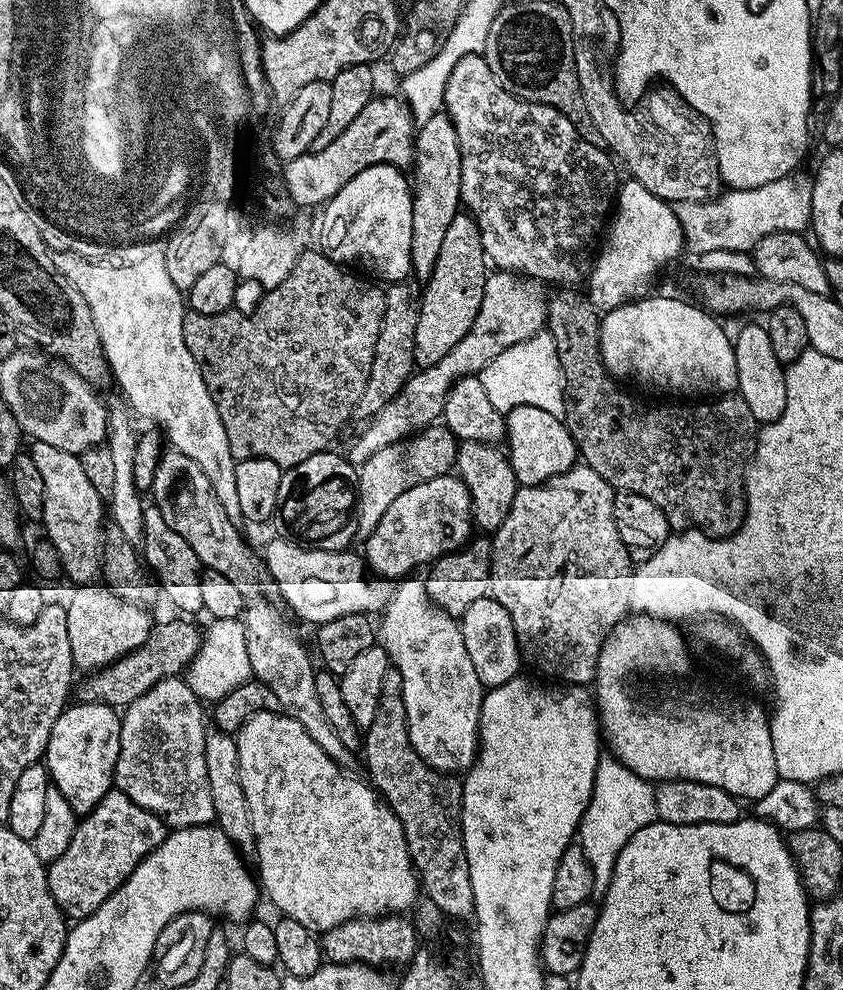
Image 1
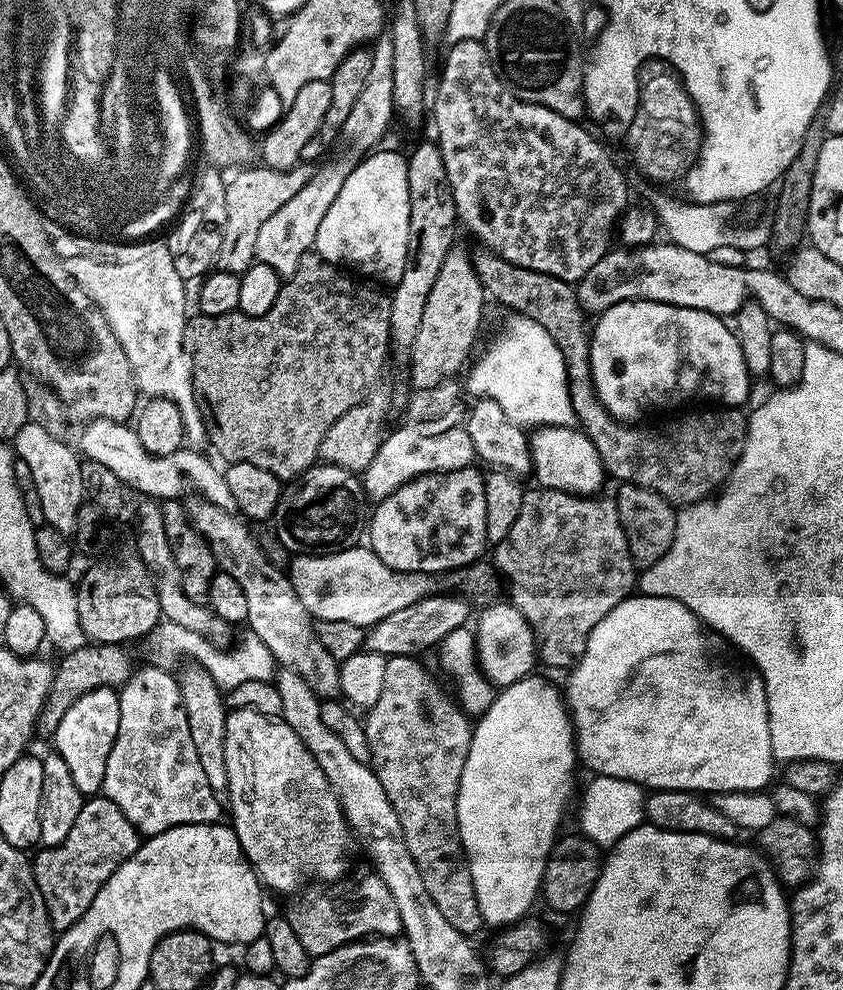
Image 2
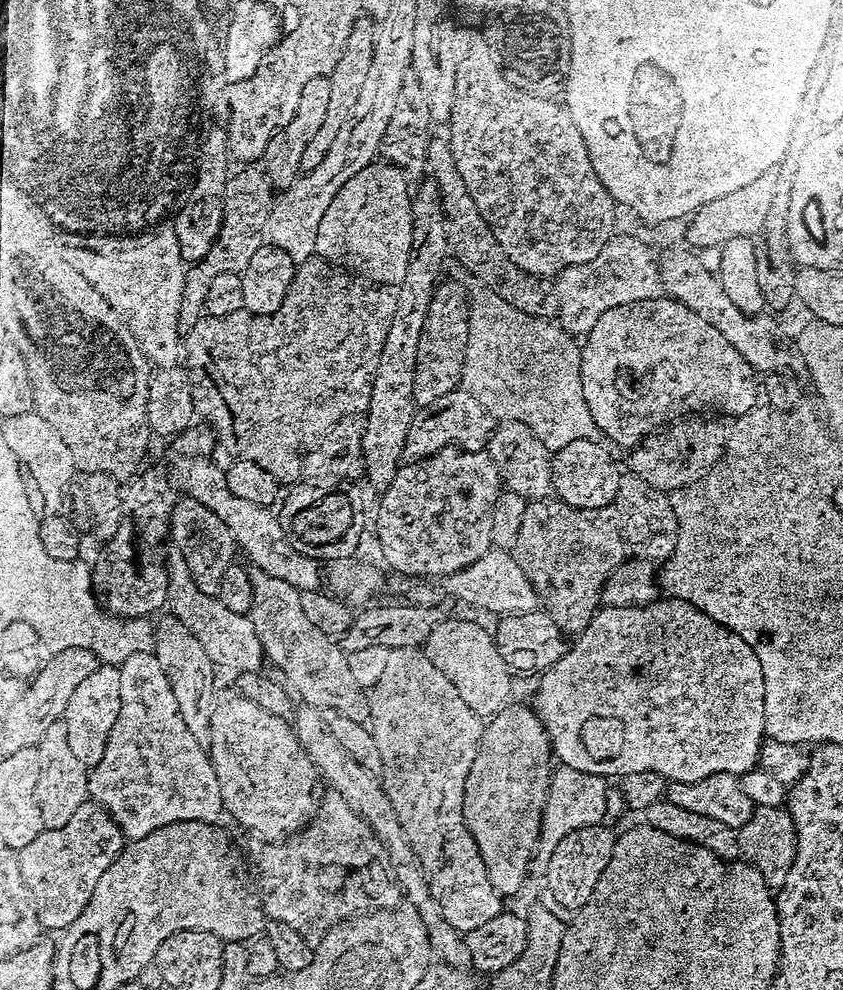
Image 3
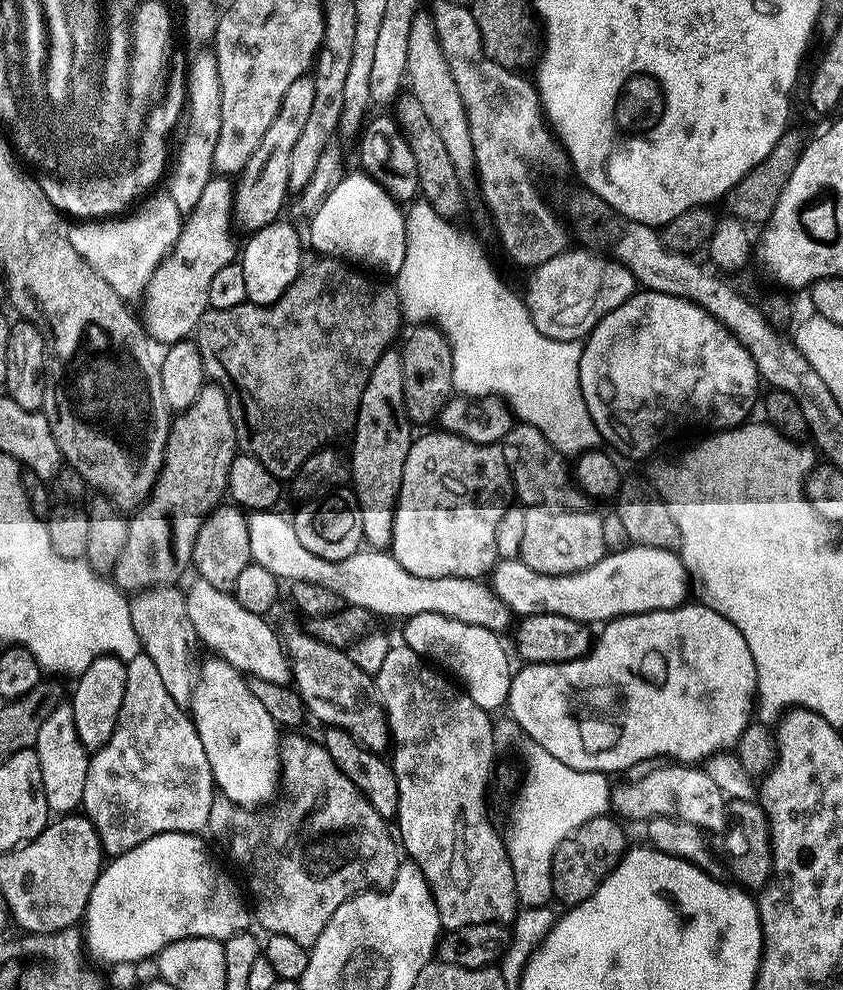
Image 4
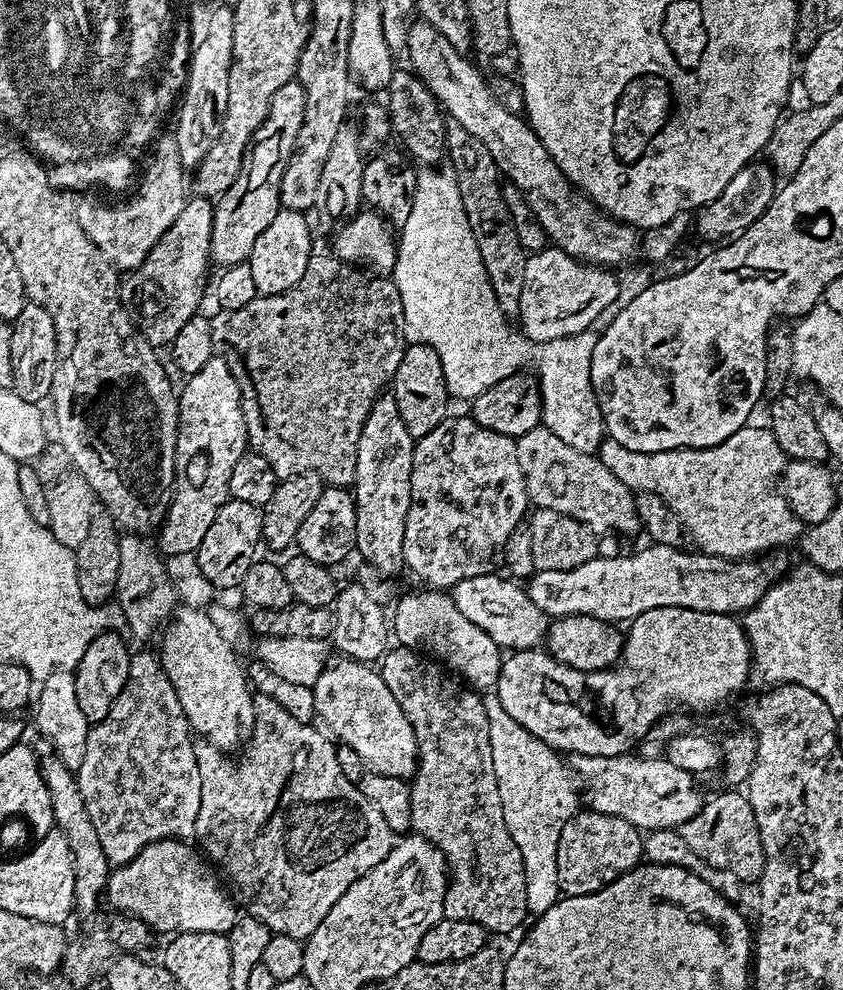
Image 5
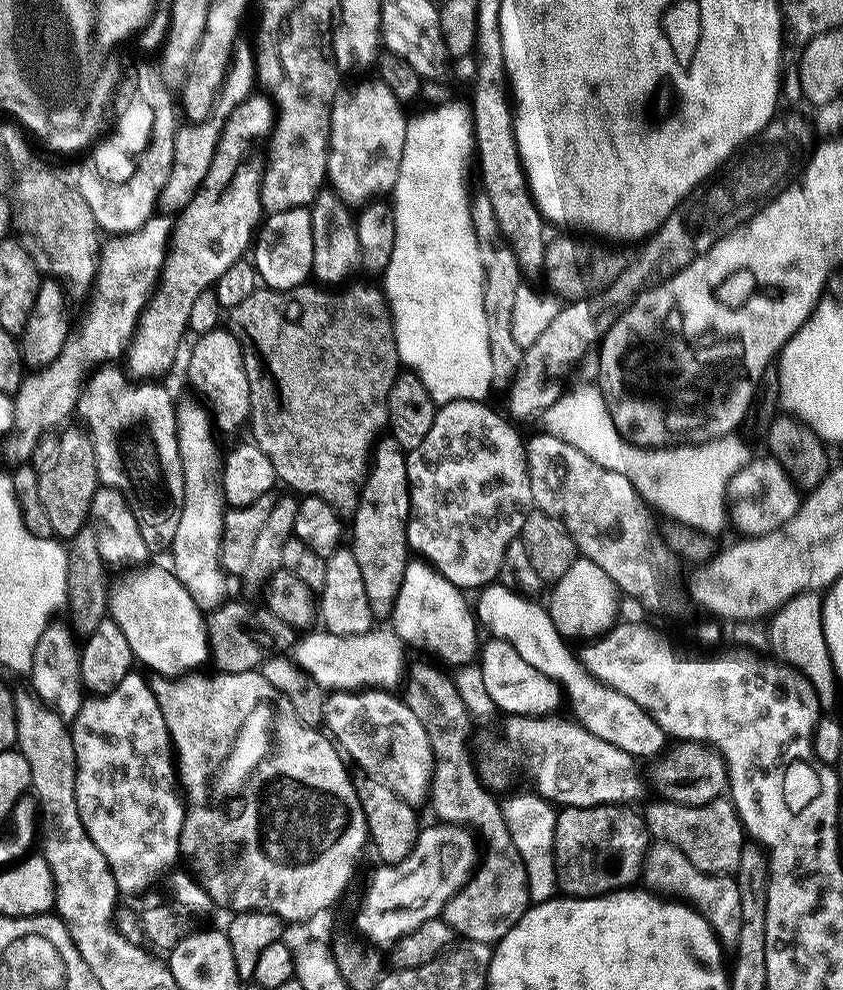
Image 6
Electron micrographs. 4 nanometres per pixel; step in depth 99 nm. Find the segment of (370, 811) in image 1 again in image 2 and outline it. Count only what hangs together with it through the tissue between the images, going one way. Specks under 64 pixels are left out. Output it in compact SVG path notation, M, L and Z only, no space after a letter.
M244 710L237 711L226 730L226 774L228 791L226 800L232 803L231 827L238 834L238 842L246 854L248 863L256 872L265 889L276 892L299 893L307 880L317 876L320 880L336 880L348 868L348 851L352 848L354 833L348 826L348 820L340 809L340 799L333 792L326 774L318 762L301 746L297 736L289 735L288 744L284 740L275 740L264 736L257 744L248 744L248 716Z

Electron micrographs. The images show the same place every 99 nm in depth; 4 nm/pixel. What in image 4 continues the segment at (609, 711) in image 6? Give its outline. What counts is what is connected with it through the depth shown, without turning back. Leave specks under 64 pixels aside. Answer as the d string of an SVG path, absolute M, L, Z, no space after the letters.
M276 510L251 512L247 515L245 528L253 563L264 566L282 582L315 582L338 594L345 605L362 606L377 617L407 620L419 613L436 613L482 626L497 634L503 632L512 619L509 608L493 594L485 581L478 578L421 578L403 569L390 552L381 549L362 548L340 560L319 558L303 549L291 519L278 513Z

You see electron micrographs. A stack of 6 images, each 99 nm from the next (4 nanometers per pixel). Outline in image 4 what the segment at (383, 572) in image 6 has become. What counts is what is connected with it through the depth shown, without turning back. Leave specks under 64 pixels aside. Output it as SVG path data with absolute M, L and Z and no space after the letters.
M389 350L382 354L382 358L378 358L366 382L366 390L362 390L362 402L356 415L352 438L350 484L362 510L364 544L369 549L384 550L392 542L394 514L402 486L402 470L414 439L414 428L404 409L402 358L399 351Z

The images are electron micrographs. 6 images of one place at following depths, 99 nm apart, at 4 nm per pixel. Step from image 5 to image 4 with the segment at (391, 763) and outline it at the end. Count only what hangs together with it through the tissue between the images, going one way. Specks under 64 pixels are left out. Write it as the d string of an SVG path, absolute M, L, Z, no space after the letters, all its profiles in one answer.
M288 624L282 628L282 643L284 651L288 654L288 663L292 665L292 680L297 692L304 700L305 709L312 712L321 720L321 725L341 728L346 730L359 744L369 748L372 752L383 753L389 747L390 737L388 734L388 717L385 716L383 708L379 703L368 704L368 699L374 696L374 680L369 673L358 670L352 659L348 657L347 651L339 648L331 648L308 635L307 631L295 628Z

